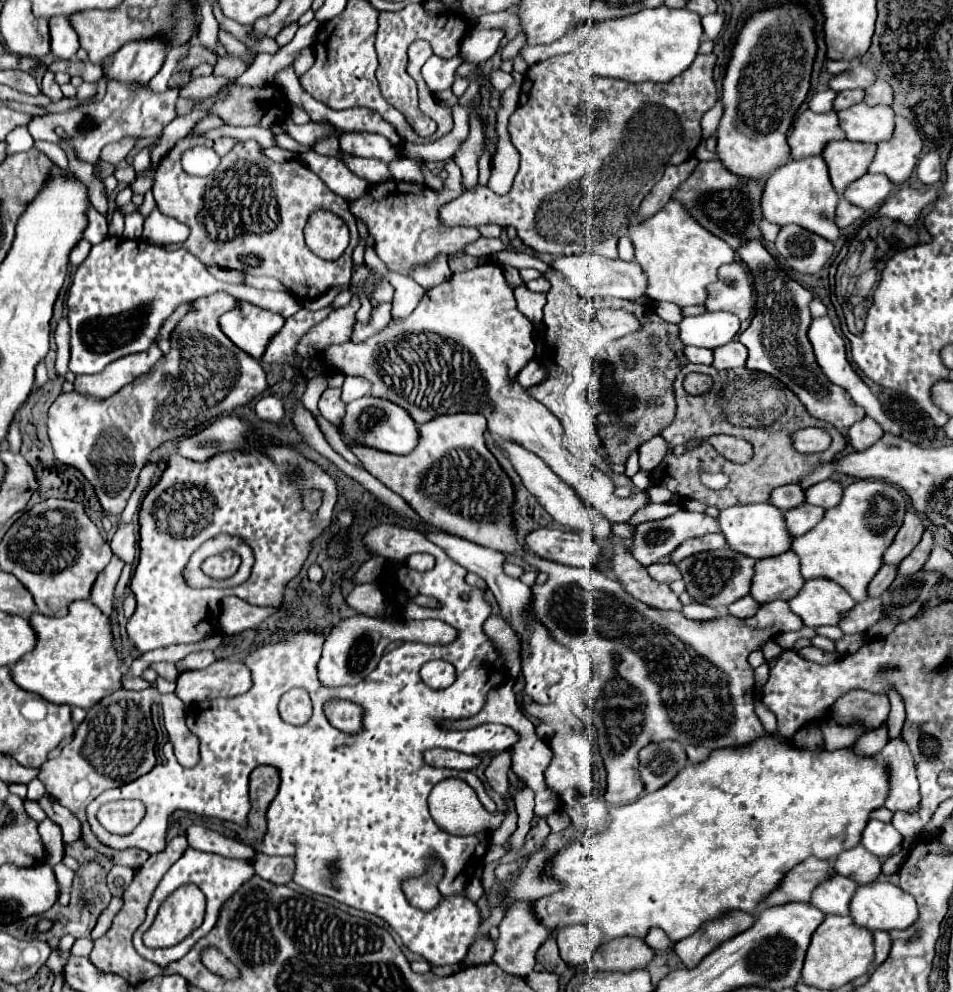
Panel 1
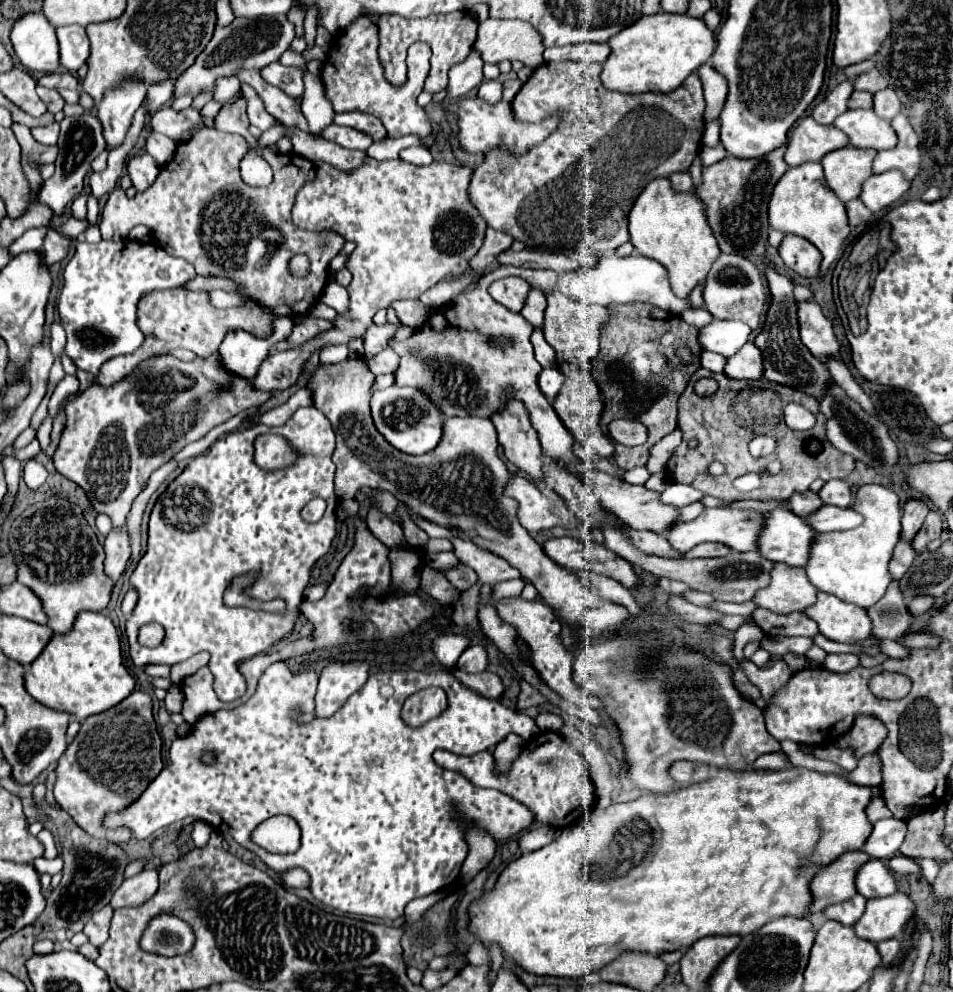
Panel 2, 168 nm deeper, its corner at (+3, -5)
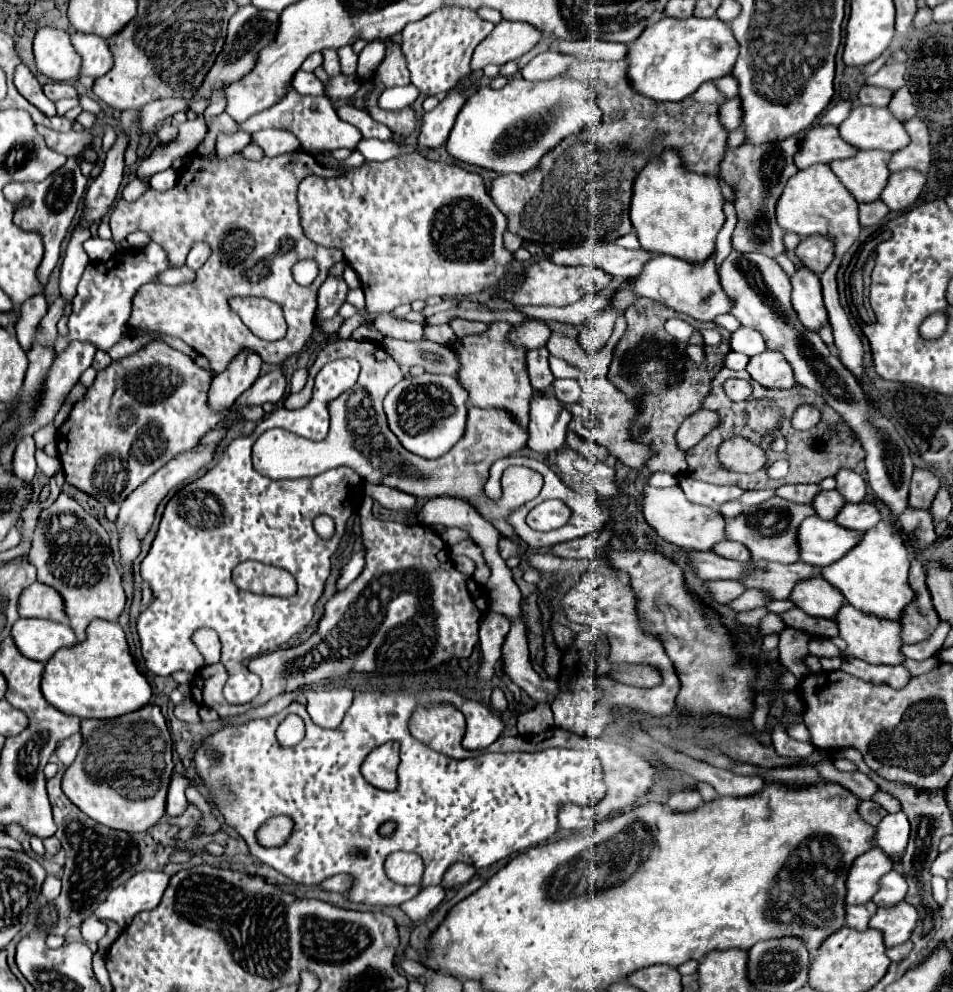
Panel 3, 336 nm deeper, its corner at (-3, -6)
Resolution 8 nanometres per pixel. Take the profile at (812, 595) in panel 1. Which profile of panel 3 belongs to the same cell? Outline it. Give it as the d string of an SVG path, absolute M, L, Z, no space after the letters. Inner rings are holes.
M849 603L843 605L839 609L839 613L835 615L835 621L839 625L839 635L847 641L847 655L859 657L867 663L885 663L885 665L903 665L905 655L901 653L903 641L901 641L901 625L897 621L889 621L889 619L879 619L879 617L871 617L855 607L851 607Z

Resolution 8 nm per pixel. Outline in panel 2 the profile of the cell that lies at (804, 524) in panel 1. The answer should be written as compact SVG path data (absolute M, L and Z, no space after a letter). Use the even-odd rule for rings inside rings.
M823 506L817 514L809 514L805 518L815 532L835 532L835 530L851 530L859 526L863 520L851 508L837 508L837 506Z

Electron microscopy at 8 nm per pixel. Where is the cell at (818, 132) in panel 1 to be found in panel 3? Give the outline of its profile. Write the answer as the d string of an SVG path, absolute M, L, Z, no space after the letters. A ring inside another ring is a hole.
M815 125L803 137L803 143L795 155L795 165L799 169L807 169L817 163L831 163L837 159L849 159L857 153L857 149L845 143L833 125Z

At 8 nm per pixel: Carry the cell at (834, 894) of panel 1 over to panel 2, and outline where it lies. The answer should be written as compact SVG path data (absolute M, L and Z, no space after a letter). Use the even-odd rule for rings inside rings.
M855 894L853 898L849 898L849 902L827 906L827 910L823 910L823 914L829 920L837 920L845 926L853 926L861 918L861 914L865 910L865 902L867 900L861 894Z

